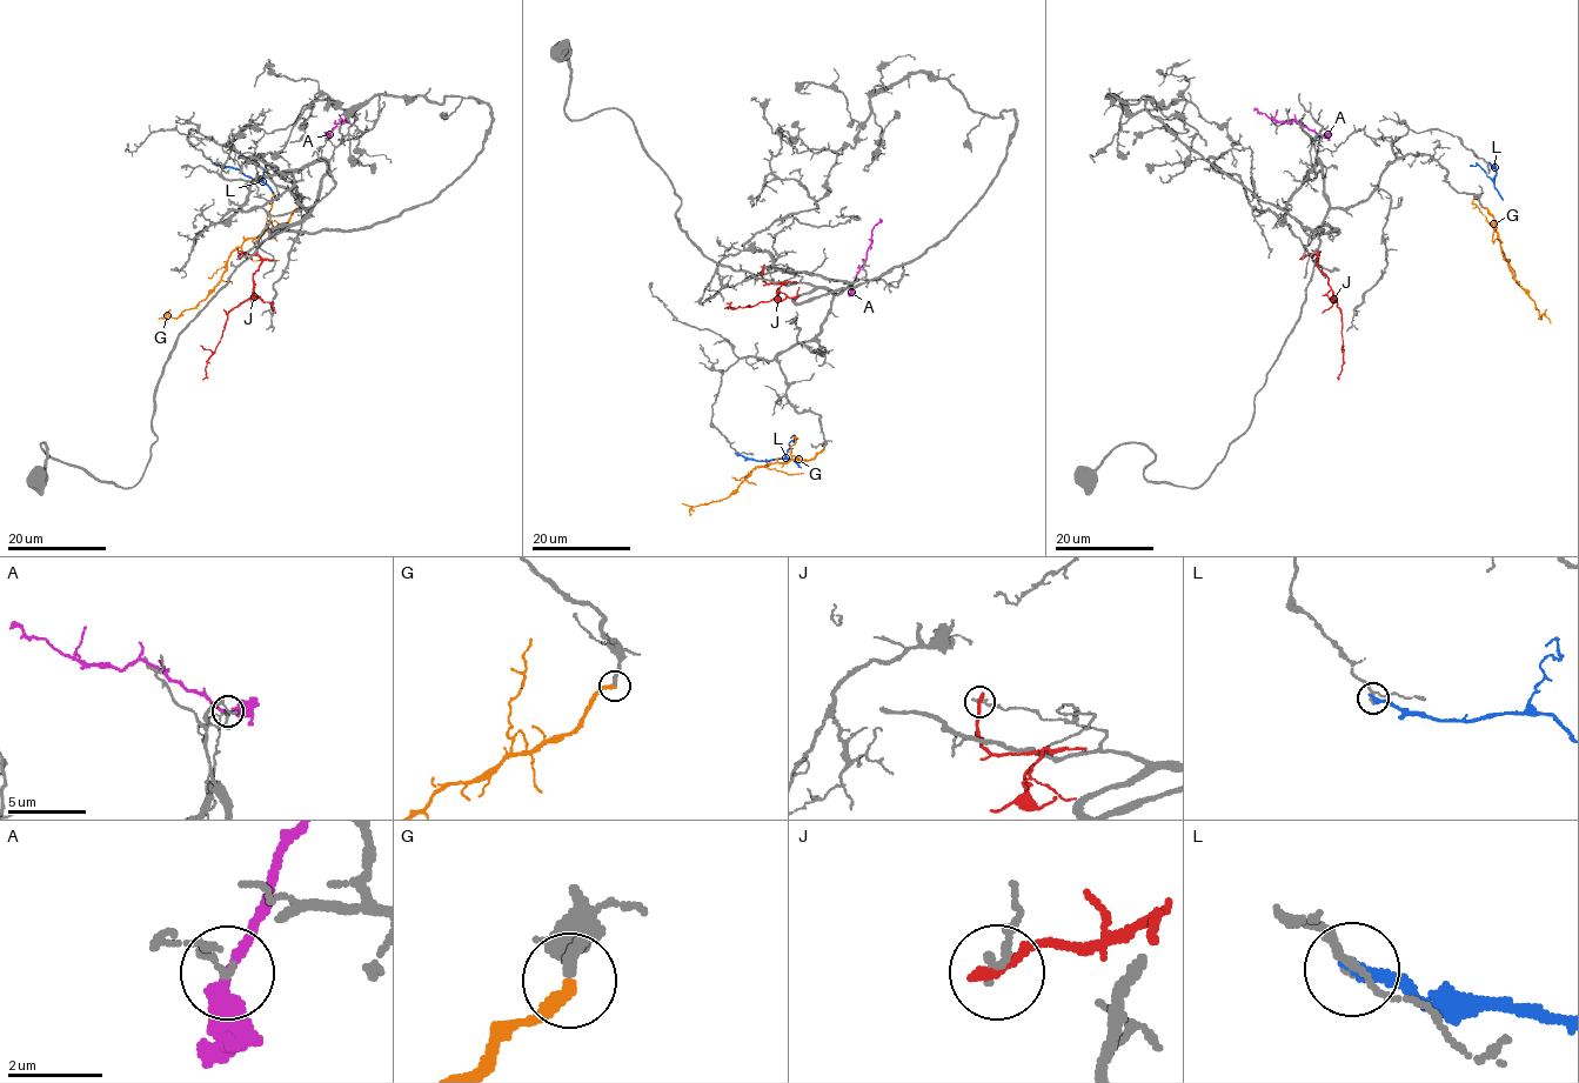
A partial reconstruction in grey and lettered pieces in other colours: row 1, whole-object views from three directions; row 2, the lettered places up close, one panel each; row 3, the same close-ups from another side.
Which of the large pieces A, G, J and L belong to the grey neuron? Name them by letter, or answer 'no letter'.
G

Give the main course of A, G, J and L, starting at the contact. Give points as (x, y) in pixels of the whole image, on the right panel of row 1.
A: (1322, 135), (1296, 121), (1279, 122), (1255, 107)
G: (1484, 208), (1494, 222), (1514, 280), (1533, 300), (1540, 318), (1544, 315), (1550, 323)
J: (1302, 259), (1318, 252), (1317, 266), (1325, 275), (1342, 315), (1344, 360), (1338, 380)
L: (1489, 162), (1496, 168), (1493, 180), (1478, 164), (1472, 166)

